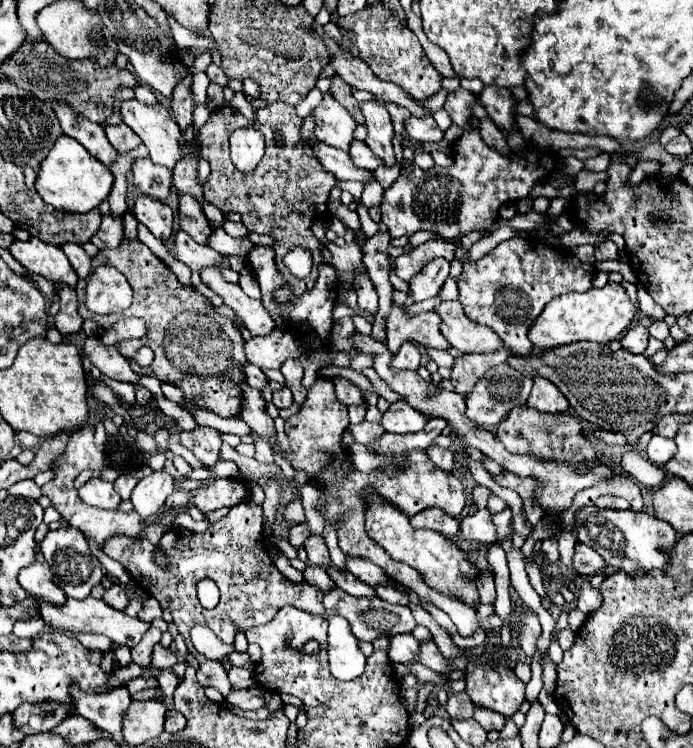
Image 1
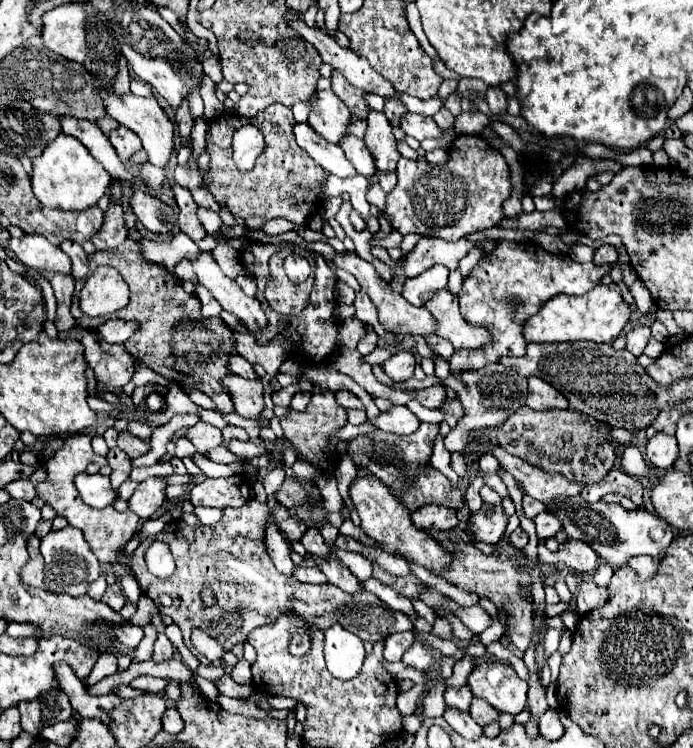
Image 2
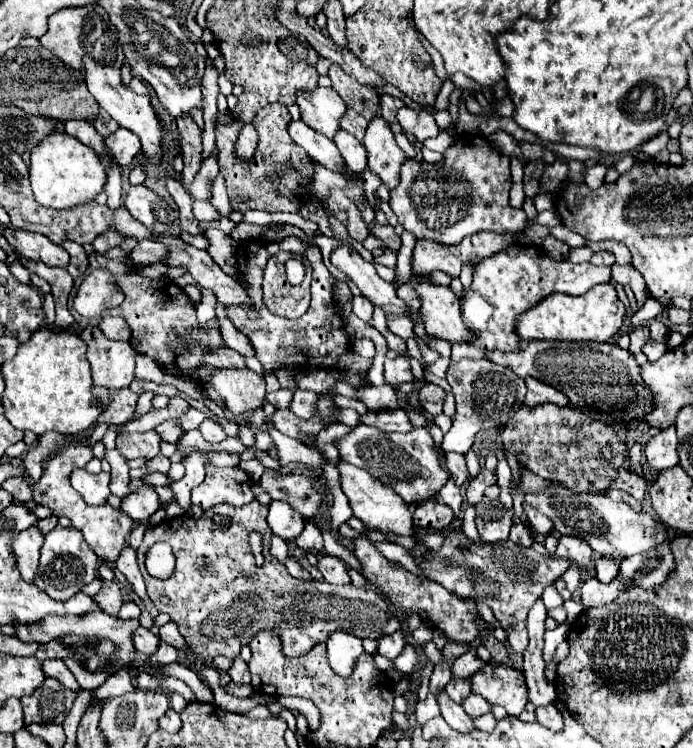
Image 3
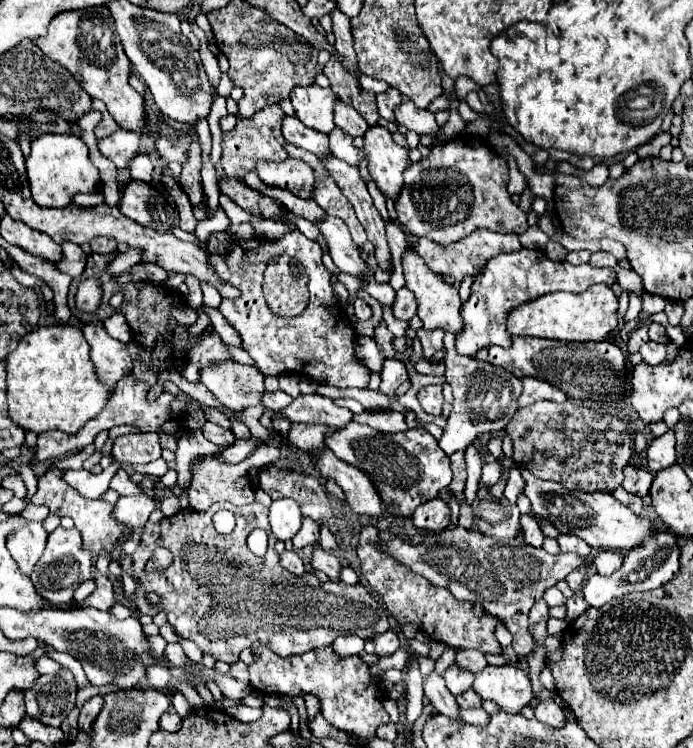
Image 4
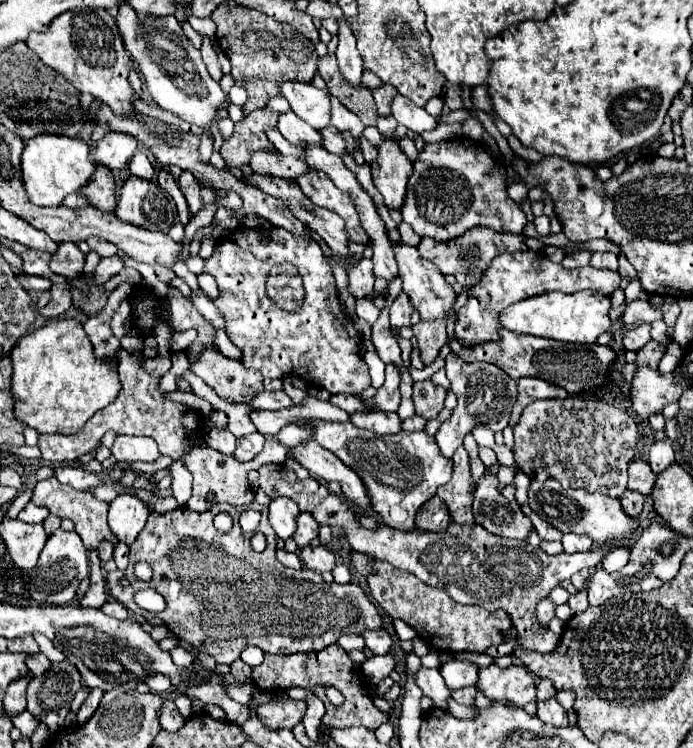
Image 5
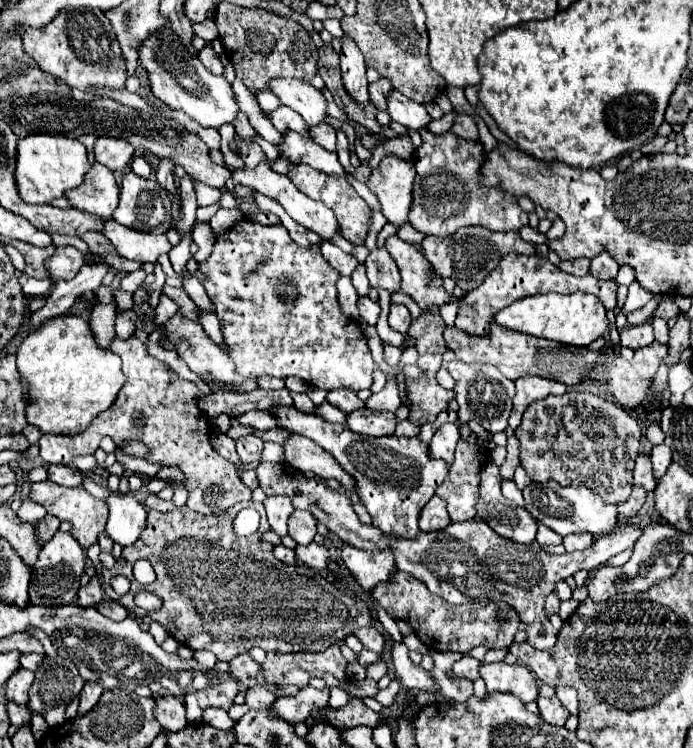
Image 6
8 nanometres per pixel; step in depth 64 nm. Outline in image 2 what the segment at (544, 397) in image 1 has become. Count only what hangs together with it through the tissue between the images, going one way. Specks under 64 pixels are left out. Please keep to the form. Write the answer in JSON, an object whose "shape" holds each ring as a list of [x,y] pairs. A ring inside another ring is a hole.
{"shape":[[[538,376],[528,378],[526,404],[534,410],[550,410],[550,408],[566,410],[568,408],[568,400],[560,392],[556,392],[556,388],[552,388],[548,382],[540,380]]]}

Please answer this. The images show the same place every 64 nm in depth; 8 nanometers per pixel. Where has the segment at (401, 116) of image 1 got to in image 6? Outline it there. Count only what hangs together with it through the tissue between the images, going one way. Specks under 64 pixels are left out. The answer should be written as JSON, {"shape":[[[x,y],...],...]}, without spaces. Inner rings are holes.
{"shape":[[[380,78],[378,82],[370,84],[368,92],[370,92],[372,104],[374,104],[378,110],[386,110],[386,108],[388,108],[388,106],[386,106],[386,100],[388,100],[388,94],[392,92],[392,84],[390,84],[386,78]]]}

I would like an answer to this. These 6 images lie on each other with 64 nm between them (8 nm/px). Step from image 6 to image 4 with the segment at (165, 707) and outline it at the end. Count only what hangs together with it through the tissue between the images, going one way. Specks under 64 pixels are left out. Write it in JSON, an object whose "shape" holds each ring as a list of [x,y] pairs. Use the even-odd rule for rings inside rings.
{"shape":[[[172,706],[160,718],[160,728],[162,730],[168,730],[168,732],[178,732],[180,730],[180,724],[182,724],[182,718],[176,714],[176,710]]]}

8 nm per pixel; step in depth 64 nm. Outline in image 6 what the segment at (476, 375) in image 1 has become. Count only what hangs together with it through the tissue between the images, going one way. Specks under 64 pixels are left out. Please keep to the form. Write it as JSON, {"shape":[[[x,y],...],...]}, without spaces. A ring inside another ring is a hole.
{"shape":[[[538,254],[504,256],[504,260],[500,260],[498,268],[488,274],[488,280],[484,280],[484,284],[480,284],[480,288],[474,288],[472,292],[468,292],[462,298],[460,310],[456,316],[456,328],[462,332],[468,332],[468,334],[474,334],[474,336],[488,336],[488,328],[494,322],[494,314],[498,310],[502,310],[504,306],[510,306],[518,298],[546,294],[546,292],[572,294],[578,290],[598,296],[602,300],[602,304],[606,306],[606,310],[614,310],[614,306],[616,306],[616,290],[618,290],[616,280],[596,280],[596,276],[592,276],[592,272],[588,272],[586,276],[574,276],[574,274],[562,272],[558,266],[550,264],[548,258],[542,258]]]}

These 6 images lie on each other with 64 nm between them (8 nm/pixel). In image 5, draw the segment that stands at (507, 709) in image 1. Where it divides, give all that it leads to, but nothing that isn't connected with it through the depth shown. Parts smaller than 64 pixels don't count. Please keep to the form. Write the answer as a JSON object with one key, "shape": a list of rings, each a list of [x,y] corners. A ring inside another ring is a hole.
{"shape":[[[494,664],[480,668],[476,688],[492,702],[508,704],[510,708],[522,708],[536,700],[536,680],[524,666],[498,668]]]}

